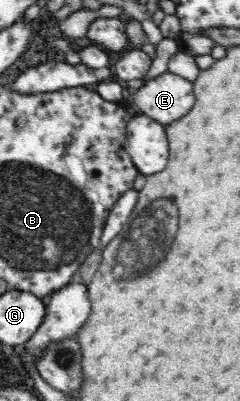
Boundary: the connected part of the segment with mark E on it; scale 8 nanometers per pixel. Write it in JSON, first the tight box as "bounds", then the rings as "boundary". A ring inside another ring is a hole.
{"bounds":[131,71,195,126],"boundary":[[[166,71],[145,81],[131,102],[138,113],[164,126],[187,116],[195,106],[193,82]]]}

